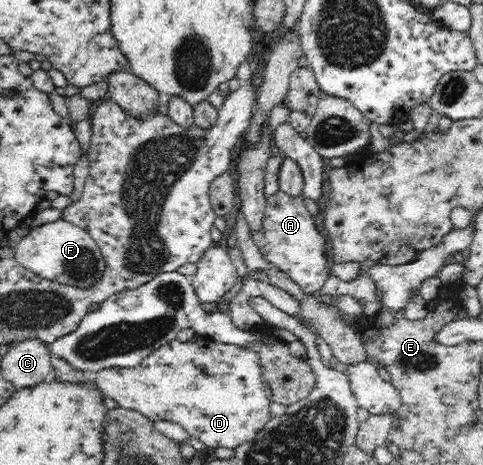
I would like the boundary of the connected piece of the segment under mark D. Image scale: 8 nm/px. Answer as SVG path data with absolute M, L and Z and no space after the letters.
M174 340L160 346L155 352L142 359L142 362L134 368L124 367L108 367L96 372L96 377L93 382L96 384L96 388L100 390L102 395L110 396L113 398L118 406L134 410L138 413L144 414L150 421L166 421L176 426L178 432L189 437L198 438L204 442L204 444L211 448L233 448L252 440L263 428L272 420L272 413L270 413L271 404L273 403L272 389L269 387L265 376L263 376L262 365L258 354L254 353L254 350L244 346L235 346L232 344L220 343L217 341L208 344L208 346L198 346L198 344L192 344L192 342L179 342Z

